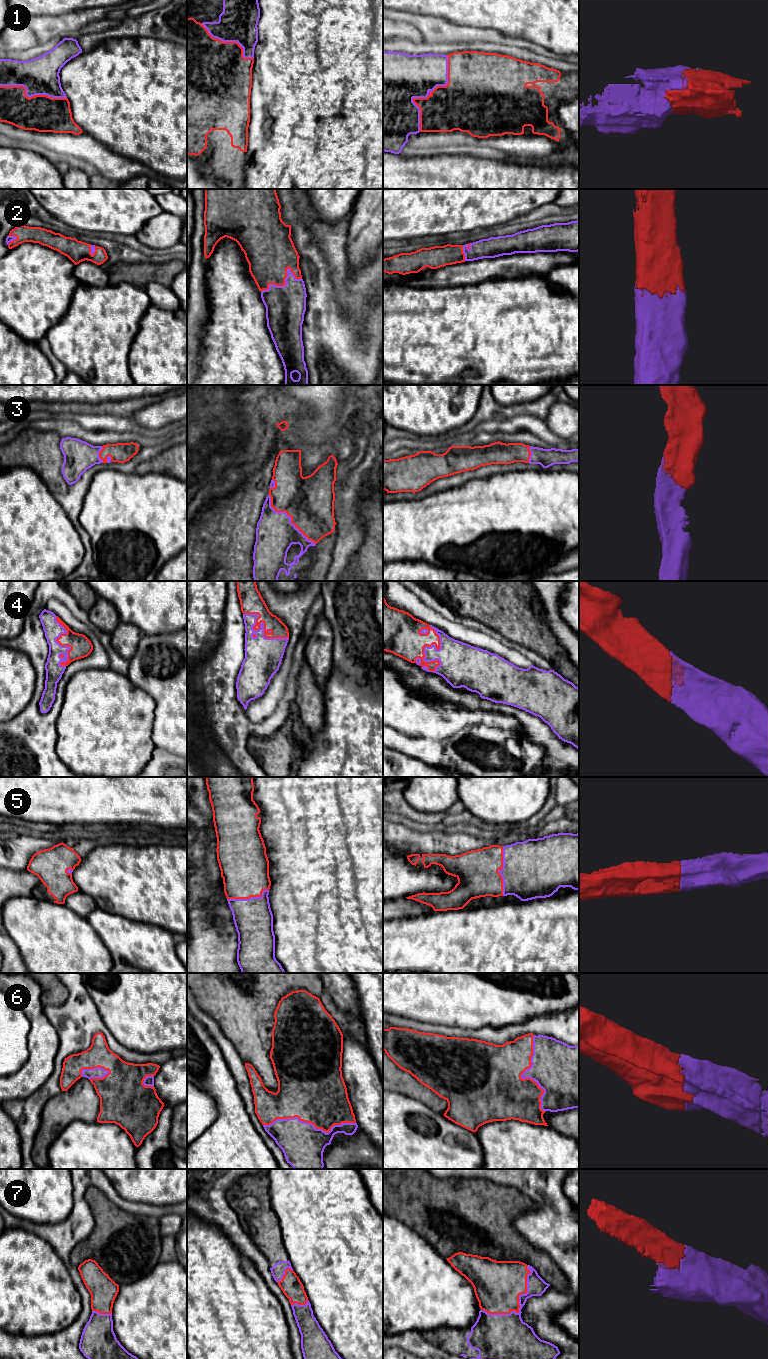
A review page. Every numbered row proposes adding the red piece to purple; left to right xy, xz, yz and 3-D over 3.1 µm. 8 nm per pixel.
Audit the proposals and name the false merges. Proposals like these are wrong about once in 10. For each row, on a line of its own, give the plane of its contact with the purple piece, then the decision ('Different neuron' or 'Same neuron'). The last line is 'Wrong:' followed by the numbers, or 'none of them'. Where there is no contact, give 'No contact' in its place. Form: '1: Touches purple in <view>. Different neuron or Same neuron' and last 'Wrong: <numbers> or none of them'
1: Touches purple in yz. Same neuron
2: Touches purple in xz. Same neuron
3: Touches purple in xz. Same neuron
4: Touches purple in yz. Same neuron
5: Touches purple in yz. Same neuron
6: Touches purple in xz. Same neuron
7: Touches purple in yz. Same neuron
Wrong: none of them

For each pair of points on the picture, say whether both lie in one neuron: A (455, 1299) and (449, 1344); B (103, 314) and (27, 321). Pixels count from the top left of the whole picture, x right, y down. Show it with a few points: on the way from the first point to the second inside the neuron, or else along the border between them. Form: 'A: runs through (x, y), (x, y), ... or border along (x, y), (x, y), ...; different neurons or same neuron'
A: border along (474, 1322), (462, 1327), (437, 1327), (428, 1331); different neurons
B: border along (72, 297), (66, 313), (48, 330), (46, 336); different neurons

